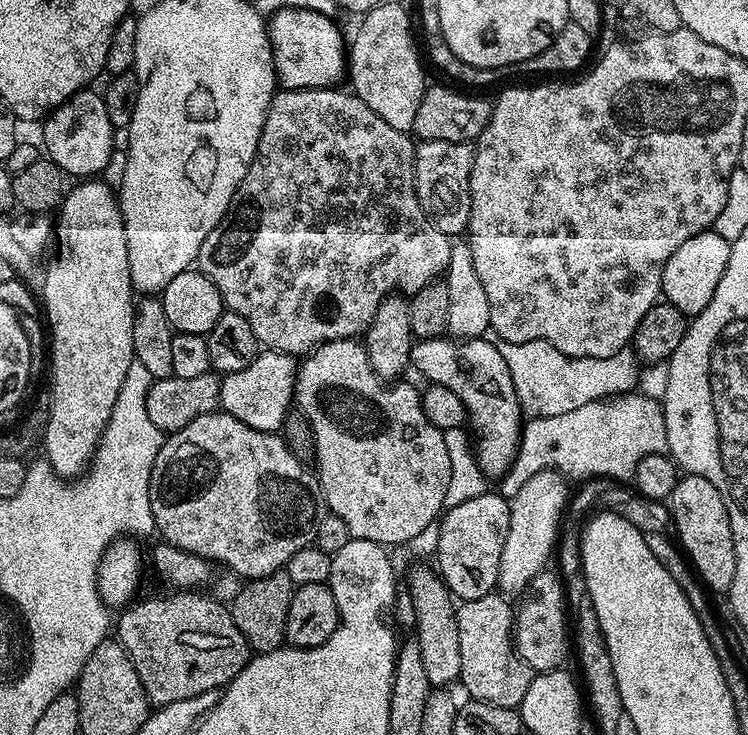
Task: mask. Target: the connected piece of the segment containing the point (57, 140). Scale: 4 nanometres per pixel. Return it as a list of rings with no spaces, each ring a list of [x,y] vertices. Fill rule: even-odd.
[[[85,90],[75,94],[65,104],[60,104],[54,111],[48,113],[44,124],[43,151],[47,159],[53,160],[69,177],[96,178],[101,175],[100,171],[112,160],[112,135],[114,129],[110,122],[110,114],[106,114],[106,102],[99,91]]]

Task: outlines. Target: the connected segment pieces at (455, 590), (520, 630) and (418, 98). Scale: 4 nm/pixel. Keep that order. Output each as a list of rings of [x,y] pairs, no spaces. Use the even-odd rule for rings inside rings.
[[[487,490],[481,496],[447,509],[439,526],[434,564],[448,591],[460,602],[482,598],[493,591],[500,582],[502,546],[506,546],[510,526],[509,501],[495,491]]]
[[[542,571],[532,579],[532,596],[525,595],[524,605],[517,607],[514,612],[516,653],[536,674],[557,671],[568,652],[570,656],[570,609],[566,599],[566,585],[561,573],[552,571]]]
[[[382,2],[378,7],[363,13],[361,20],[364,21],[361,22],[356,37],[353,40],[351,37],[350,55],[346,60],[350,80],[352,76],[351,91],[355,92],[356,97],[362,102],[366,102],[366,106],[370,106],[370,110],[374,110],[374,114],[378,114],[382,122],[390,122],[394,130],[411,133],[414,126],[414,114],[418,114],[418,102],[422,102],[422,94],[426,87],[424,68],[420,65],[420,56],[416,53],[416,40],[412,37],[413,17],[411,20],[407,10],[400,4]]]

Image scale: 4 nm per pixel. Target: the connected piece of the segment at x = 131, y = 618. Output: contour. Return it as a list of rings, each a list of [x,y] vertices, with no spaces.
[[[180,590],[165,602],[160,608],[160,621],[152,628],[152,604],[148,600],[144,600],[133,603],[131,606],[125,607],[124,612],[120,616],[120,621],[115,621],[114,624],[114,636],[115,639],[124,647],[126,654],[130,658],[130,662],[134,662],[134,670],[138,670],[138,678],[142,682],[144,692],[147,694],[149,701],[153,705],[159,706],[161,704],[169,704],[170,702],[182,702],[182,698],[194,698],[194,694],[206,694],[207,692],[216,692],[217,690],[223,689],[234,679],[239,672],[248,665],[250,659],[250,649],[246,638],[242,634],[242,630],[238,630],[238,626],[234,622],[231,611],[227,607],[224,608],[216,600],[211,600],[208,596],[203,596],[205,593],[200,590]]]

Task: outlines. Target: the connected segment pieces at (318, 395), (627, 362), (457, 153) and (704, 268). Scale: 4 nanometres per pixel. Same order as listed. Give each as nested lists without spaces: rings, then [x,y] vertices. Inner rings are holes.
[[[359,339],[335,340],[334,342],[326,342],[322,346],[315,348],[313,352],[307,353],[299,361],[296,369],[296,394],[294,404],[299,411],[306,414],[306,418],[310,422],[310,426],[314,430],[314,442],[316,443],[316,463],[314,471],[320,477],[320,492],[324,495],[324,502],[327,511],[331,515],[342,518],[342,522],[346,522],[346,530],[350,530],[352,539],[369,540],[375,544],[383,544],[385,546],[401,546],[408,540],[414,538],[416,534],[420,534],[426,526],[437,522],[438,517],[445,511],[443,498],[446,496],[446,486],[450,481],[450,457],[447,454],[446,444],[443,442],[444,433],[440,431],[438,426],[434,426],[434,422],[430,422],[430,418],[426,418],[426,410],[422,410],[422,402],[420,401],[421,389],[415,388],[412,384],[404,384],[405,382],[385,382],[377,378],[372,373],[370,366],[370,358],[368,351],[364,348],[363,343]],[[356,396],[364,396],[364,400],[368,404],[372,404],[372,408],[376,411],[376,416],[380,421],[377,422],[377,432],[356,432],[356,412],[360,416],[364,416],[368,412],[368,408],[364,404],[360,404],[356,408]]]
[[[497,339],[495,346],[506,361],[510,378],[514,378],[521,413],[528,418],[550,418],[554,414],[578,410],[578,406],[587,406],[589,402],[624,396],[627,392],[637,391],[640,382],[642,364],[631,347],[618,350],[618,354],[610,358],[574,358],[562,354],[562,350],[550,346],[545,340],[515,344]]]
[[[420,140],[416,144],[416,193],[422,210],[432,225],[450,238],[460,238],[468,231],[470,218],[470,170],[473,145],[468,142]]]
[[[715,230],[699,232],[694,238],[686,238],[674,254],[666,262],[662,270],[663,299],[669,304],[678,306],[686,317],[694,317],[706,306],[710,306],[710,298],[714,298],[714,290],[718,290],[718,282],[722,282],[722,274],[726,270],[726,262],[730,262],[731,243],[722,238]]]

